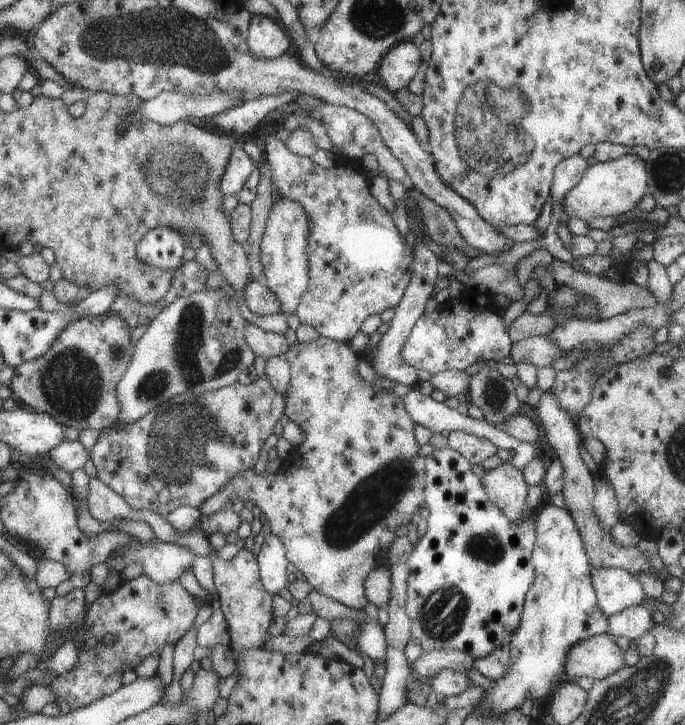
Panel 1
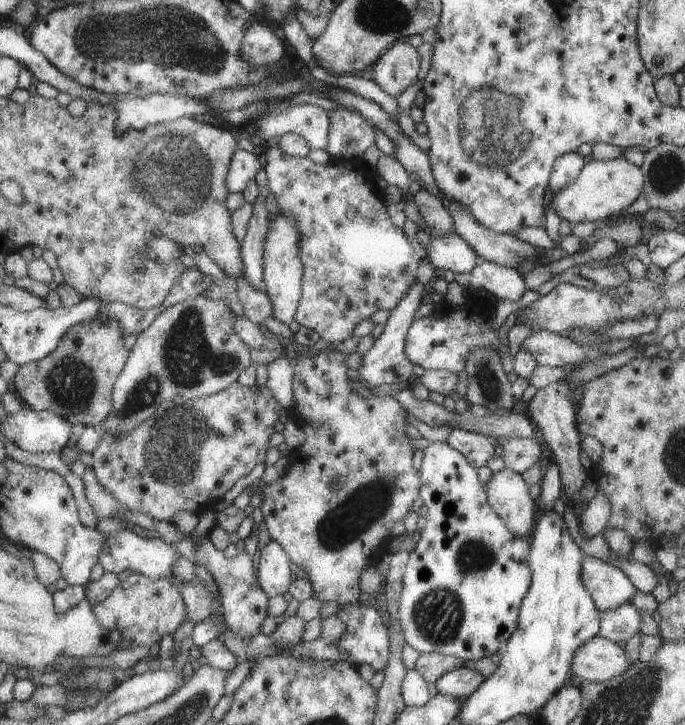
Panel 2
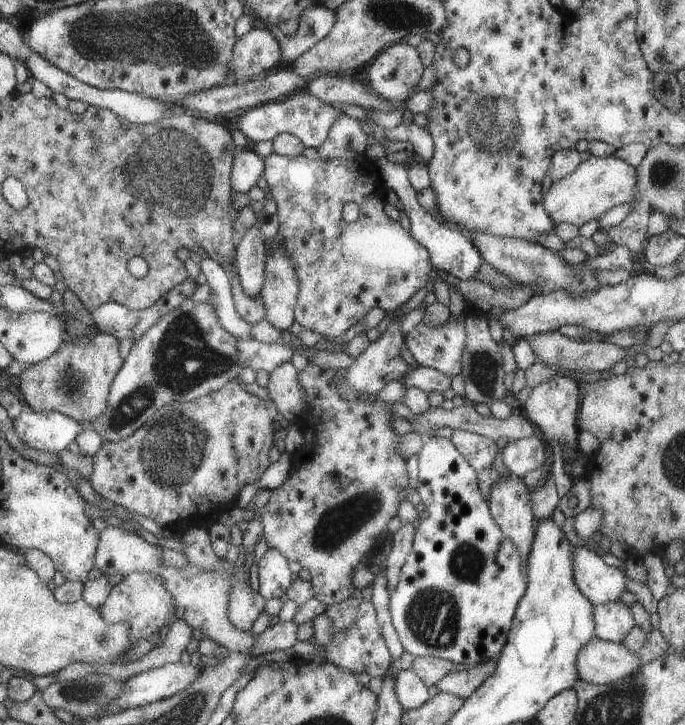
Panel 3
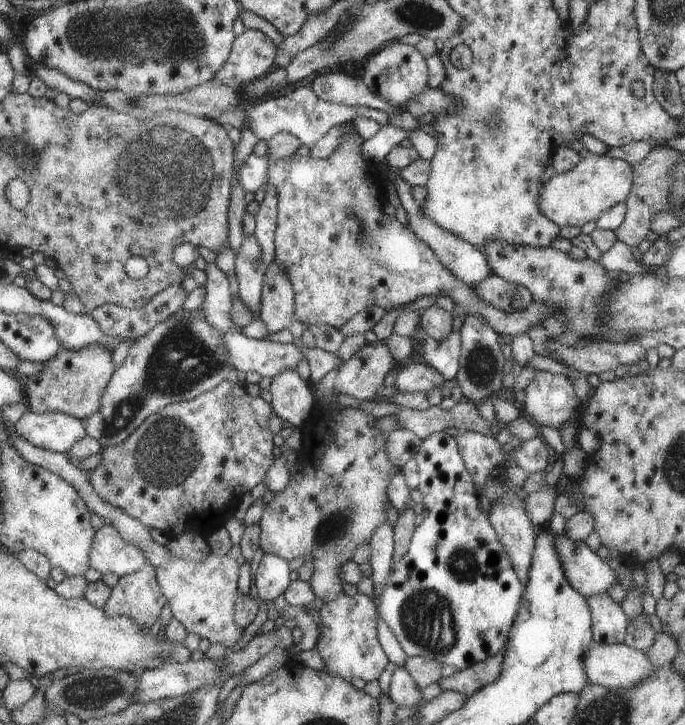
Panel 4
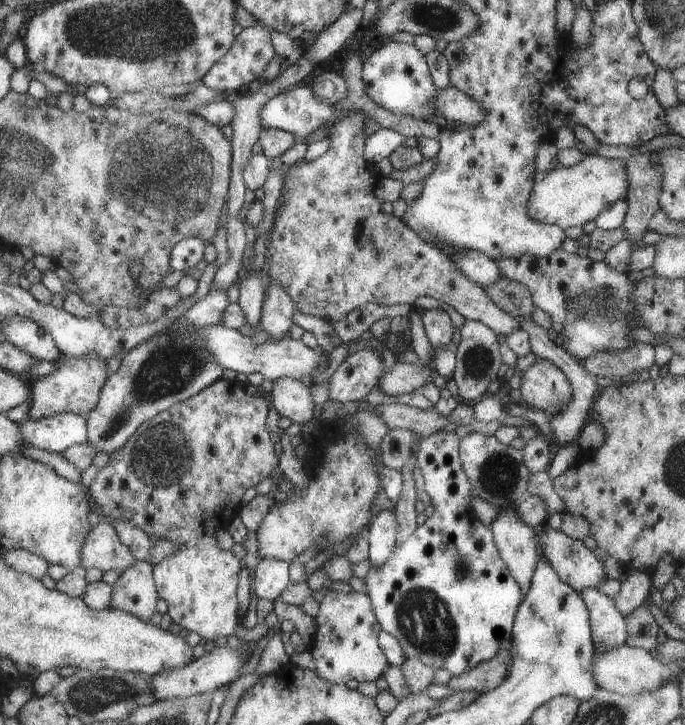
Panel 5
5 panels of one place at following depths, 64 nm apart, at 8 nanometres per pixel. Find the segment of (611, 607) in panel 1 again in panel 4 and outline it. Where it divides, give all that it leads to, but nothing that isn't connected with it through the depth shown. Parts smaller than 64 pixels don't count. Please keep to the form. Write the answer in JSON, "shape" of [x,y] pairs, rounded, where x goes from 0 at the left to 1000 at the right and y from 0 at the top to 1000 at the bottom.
{"shape":[[[810,737],[809,752],[820,775],[820,785],[826,797],[836,811],[847,815],[854,823],[886,821],[886,815],[896,806],[904,804],[898,789],[889,782],[886,772],[879,771],[869,761],[863,760],[851,746],[835,746],[822,738]]]}

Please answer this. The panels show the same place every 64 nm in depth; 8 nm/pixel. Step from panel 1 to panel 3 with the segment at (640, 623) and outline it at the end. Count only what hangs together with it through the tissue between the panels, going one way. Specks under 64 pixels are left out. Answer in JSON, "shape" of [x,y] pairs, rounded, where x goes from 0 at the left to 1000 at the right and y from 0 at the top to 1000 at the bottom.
{"shape":[[[889,829],[866,839],[869,877],[879,884],[905,887],[927,863],[923,841],[909,830]]]}

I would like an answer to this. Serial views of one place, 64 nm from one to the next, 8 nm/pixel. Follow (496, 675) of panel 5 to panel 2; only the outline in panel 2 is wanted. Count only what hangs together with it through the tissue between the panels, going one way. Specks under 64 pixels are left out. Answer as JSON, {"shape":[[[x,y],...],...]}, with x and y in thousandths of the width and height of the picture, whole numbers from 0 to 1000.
{"shape":[[[673,919],[648,927],[634,942],[638,956],[669,964],[686,959],[705,938],[698,926]]]}

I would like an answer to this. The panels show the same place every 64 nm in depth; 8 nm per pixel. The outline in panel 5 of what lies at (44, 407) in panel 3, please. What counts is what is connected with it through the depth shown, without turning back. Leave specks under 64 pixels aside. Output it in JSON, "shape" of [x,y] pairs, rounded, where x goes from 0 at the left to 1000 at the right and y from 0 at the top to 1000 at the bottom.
{"shape":[[[139,487],[114,492],[85,488],[83,508],[70,517],[44,523],[44,549],[39,574],[55,578],[80,570],[109,570],[124,574],[140,563],[146,538],[156,526],[155,499]]]}

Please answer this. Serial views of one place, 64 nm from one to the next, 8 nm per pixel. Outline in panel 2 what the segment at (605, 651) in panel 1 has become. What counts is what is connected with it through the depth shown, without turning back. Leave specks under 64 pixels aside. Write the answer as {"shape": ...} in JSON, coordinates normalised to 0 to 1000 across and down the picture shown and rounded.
{"shape":[[[869,876],[835,902],[834,932],[836,938],[873,942],[899,934],[918,917],[912,895],[893,883]]]}

